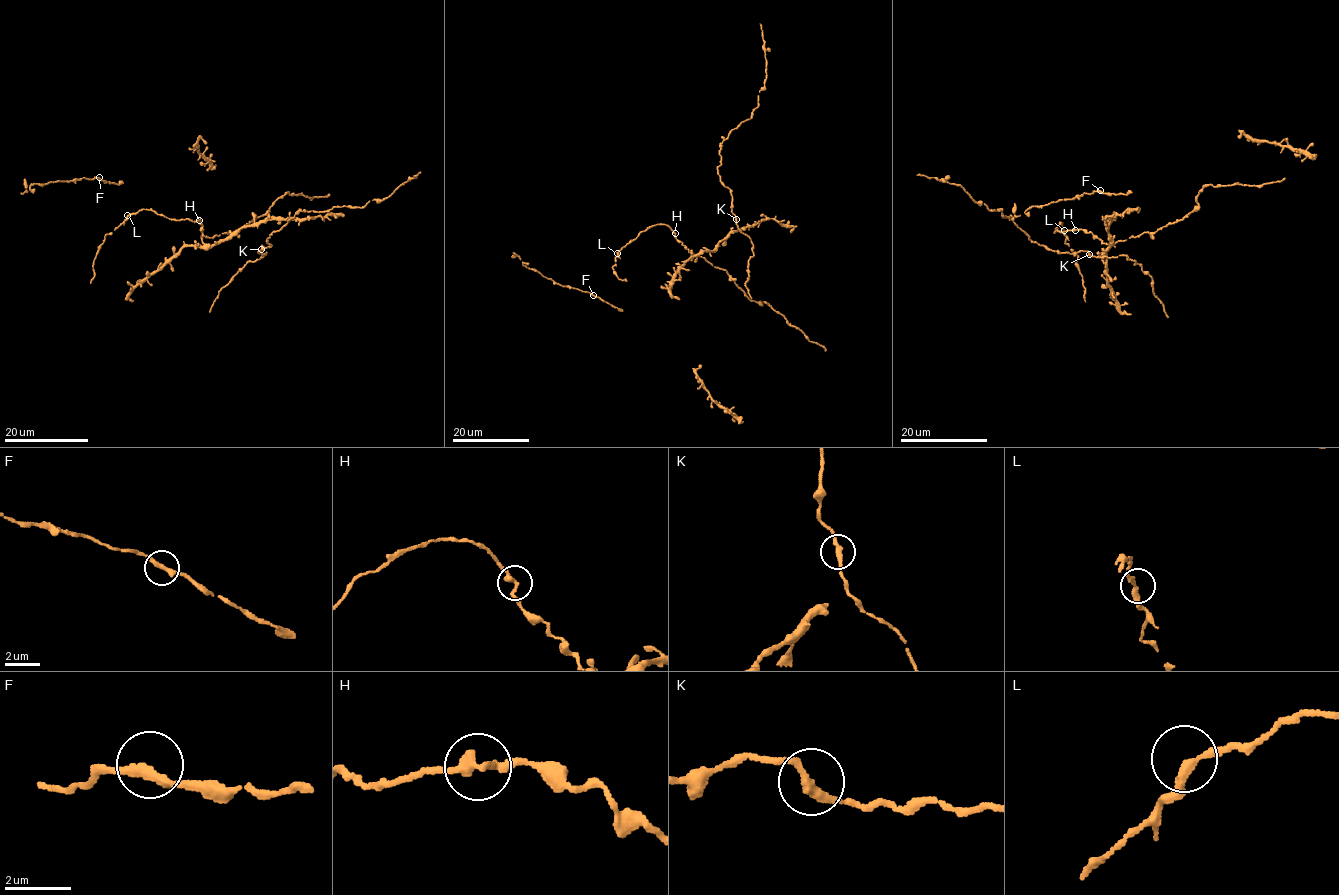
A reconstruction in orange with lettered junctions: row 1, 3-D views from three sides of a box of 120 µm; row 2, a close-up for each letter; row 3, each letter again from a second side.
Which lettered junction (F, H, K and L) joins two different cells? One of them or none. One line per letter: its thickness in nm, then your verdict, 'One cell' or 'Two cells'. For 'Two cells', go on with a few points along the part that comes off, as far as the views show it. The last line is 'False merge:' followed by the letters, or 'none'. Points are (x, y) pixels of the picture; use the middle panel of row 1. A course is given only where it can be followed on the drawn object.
F: Thickness 280 nm. One cell
H: Thickness 280 nm. One cell
K: Thickness 280 nm. One cell
L: Thickness 240 nm. One cell
False merge: none

